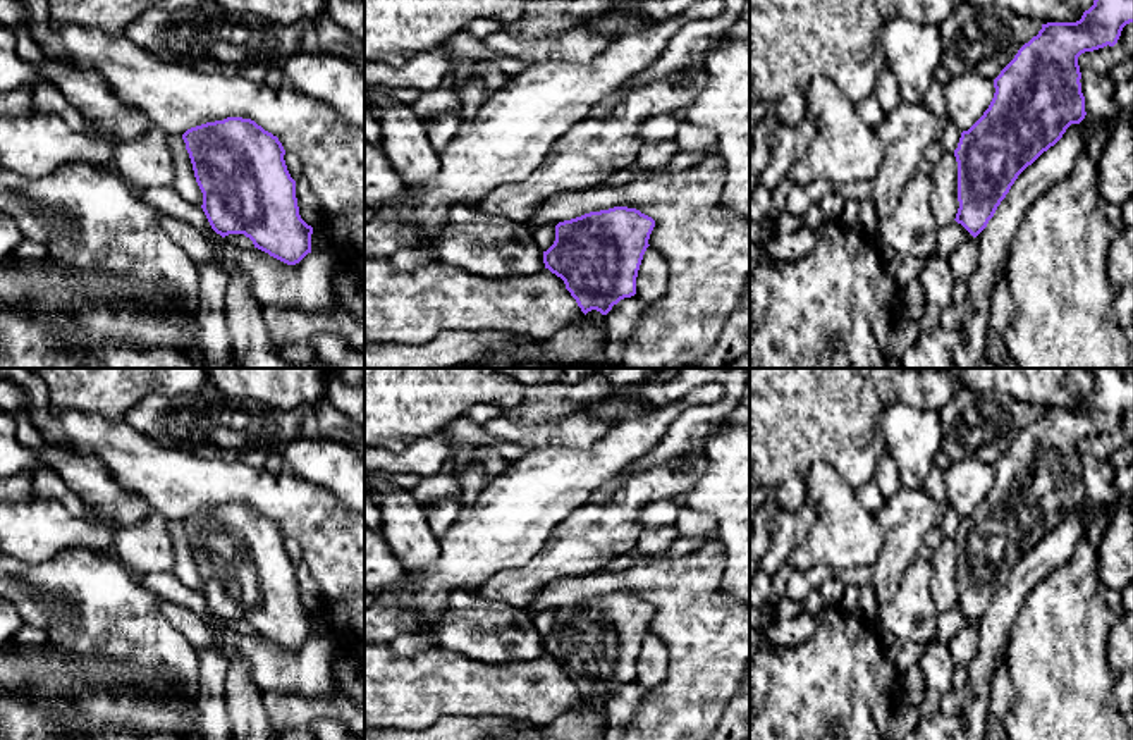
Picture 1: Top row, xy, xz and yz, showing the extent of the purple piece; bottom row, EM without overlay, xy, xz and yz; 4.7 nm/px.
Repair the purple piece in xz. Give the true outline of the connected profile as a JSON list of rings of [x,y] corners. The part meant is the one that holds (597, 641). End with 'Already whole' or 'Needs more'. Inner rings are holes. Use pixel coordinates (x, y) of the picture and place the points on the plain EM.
[[[614,592],[590,597],[581,602],[559,607],[555,626],[543,637],[543,649],[560,663],[566,675],[586,700],[591,695],[607,700],[614,690],[636,680],[636,663],[646,637],[655,606],[636,594]]]. Already whole

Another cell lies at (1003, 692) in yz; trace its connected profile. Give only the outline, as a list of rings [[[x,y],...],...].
[[[999,668],[992,676],[987,699],[990,716],[995,716],[997,719],[1002,721],[1014,700],[1016,687],[1011,680],[1011,673],[1007,668]]]

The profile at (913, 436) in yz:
[[[894,403],[880,411],[880,430],[887,454],[899,466],[901,485],[923,489],[944,437],[939,411]]]

